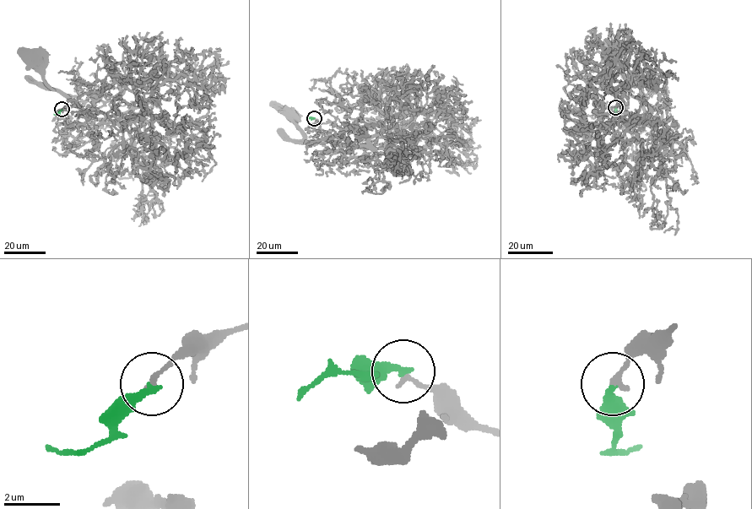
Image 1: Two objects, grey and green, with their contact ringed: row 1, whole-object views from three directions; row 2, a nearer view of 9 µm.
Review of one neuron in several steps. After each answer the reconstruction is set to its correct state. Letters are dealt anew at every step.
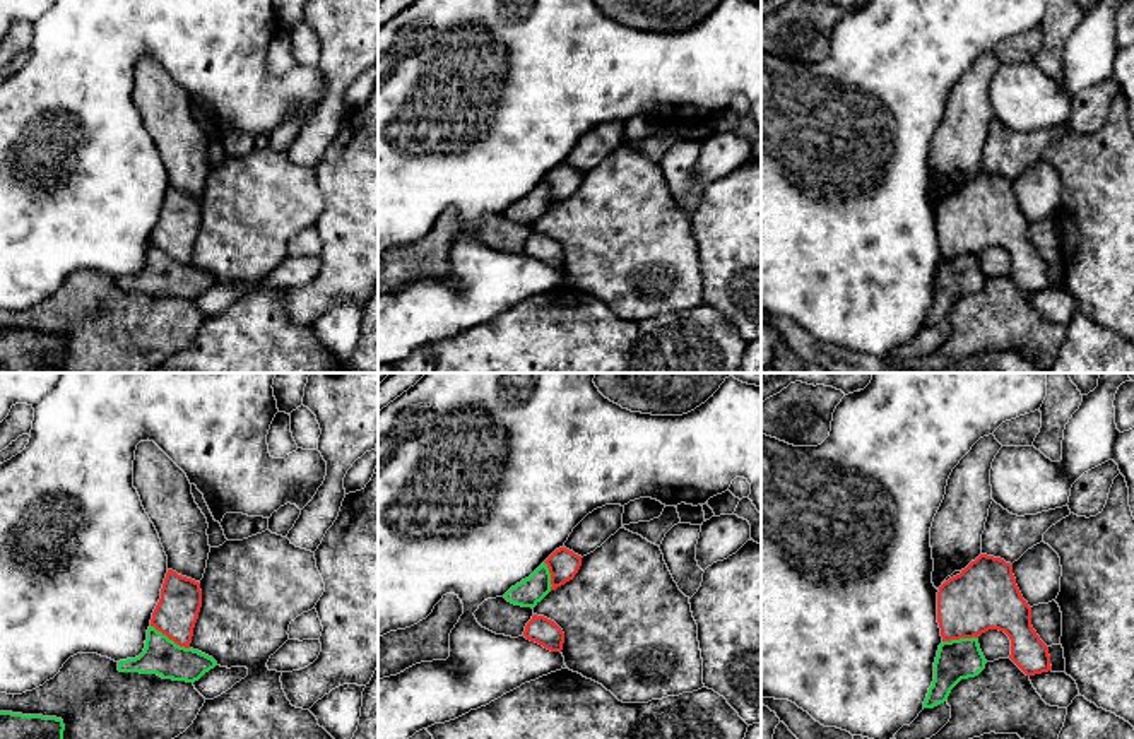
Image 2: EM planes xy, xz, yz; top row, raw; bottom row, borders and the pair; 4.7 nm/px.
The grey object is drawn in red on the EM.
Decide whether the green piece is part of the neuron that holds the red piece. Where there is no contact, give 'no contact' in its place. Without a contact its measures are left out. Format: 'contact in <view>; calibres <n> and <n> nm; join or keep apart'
contact in xy; calibres 200 and 180 nm; keep apart

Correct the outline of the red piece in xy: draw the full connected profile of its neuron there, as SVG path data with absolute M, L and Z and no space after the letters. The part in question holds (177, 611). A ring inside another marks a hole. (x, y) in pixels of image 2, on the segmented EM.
M168 570L151 626L176 645L190 648L200 607L200 583Z

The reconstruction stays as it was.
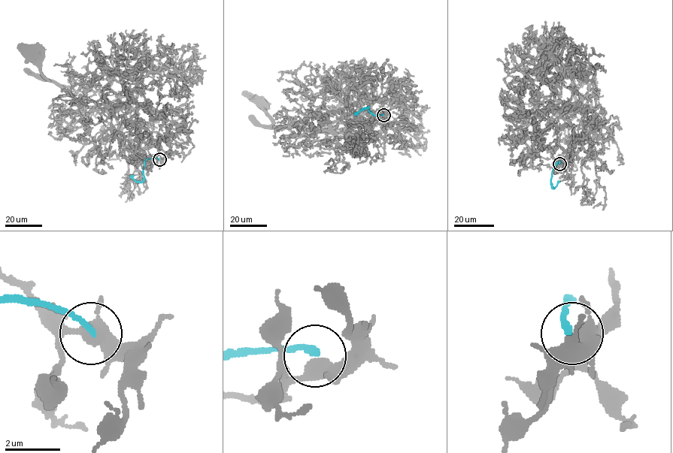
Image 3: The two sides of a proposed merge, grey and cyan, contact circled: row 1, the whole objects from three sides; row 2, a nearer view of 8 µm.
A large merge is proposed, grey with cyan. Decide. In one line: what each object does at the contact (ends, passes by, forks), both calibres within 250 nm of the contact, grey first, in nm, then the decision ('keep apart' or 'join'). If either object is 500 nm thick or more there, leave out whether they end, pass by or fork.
grey forks; cyan ends; calibres 400 and 180 nm; keep apart

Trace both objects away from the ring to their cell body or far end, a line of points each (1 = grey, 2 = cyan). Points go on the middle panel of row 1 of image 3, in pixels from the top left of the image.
1: (383, 115), (370, 124), (353, 125), (344, 137), (338, 137), (325, 131), (274, 126), (260, 101)
2: (383, 115), (374, 115), (368, 107), (354, 114)

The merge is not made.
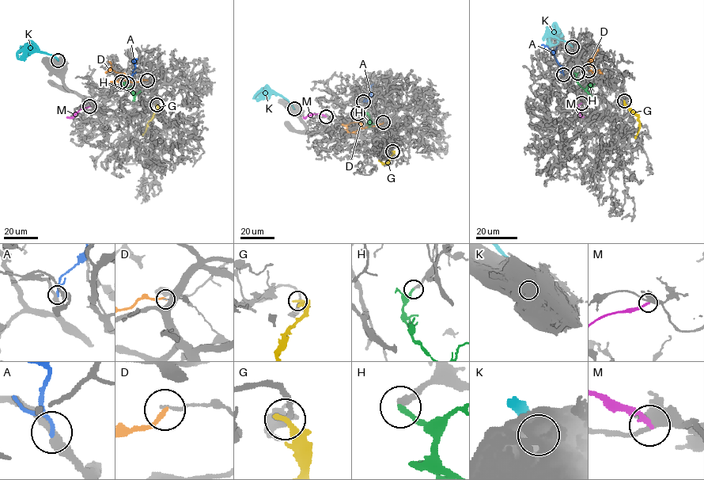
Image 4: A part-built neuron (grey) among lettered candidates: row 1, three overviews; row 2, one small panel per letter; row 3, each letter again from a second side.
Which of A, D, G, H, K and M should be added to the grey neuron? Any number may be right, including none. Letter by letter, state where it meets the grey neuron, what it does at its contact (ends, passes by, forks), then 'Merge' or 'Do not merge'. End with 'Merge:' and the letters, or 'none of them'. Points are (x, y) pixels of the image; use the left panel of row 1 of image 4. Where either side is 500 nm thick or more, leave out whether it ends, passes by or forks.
A: Touches grey at (127, 83). It ends there. Do not merge
D: Touches grey at (147, 80). It ends there. Do not merge
G: Touches grey at (157, 104). It ends there. Do not merge
H: Touches grey at (121, 81). It ends there. Merge
K: Touches grey at (58, 60). Do not merge
M: Touches grey at (89, 106). It ends there. Do not merge
Merge: H

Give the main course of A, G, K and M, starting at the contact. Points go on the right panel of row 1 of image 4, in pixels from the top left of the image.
A: (563, 74), (563, 69), (554, 54), (541, 45)
G: (623, 100), (637, 116), (639, 127), (635, 139)
K: (572, 47), (550, 36), (550, 42), (554, 44), (558, 42)
M: (581, 103), (578, 104), (578, 112), (581, 116)

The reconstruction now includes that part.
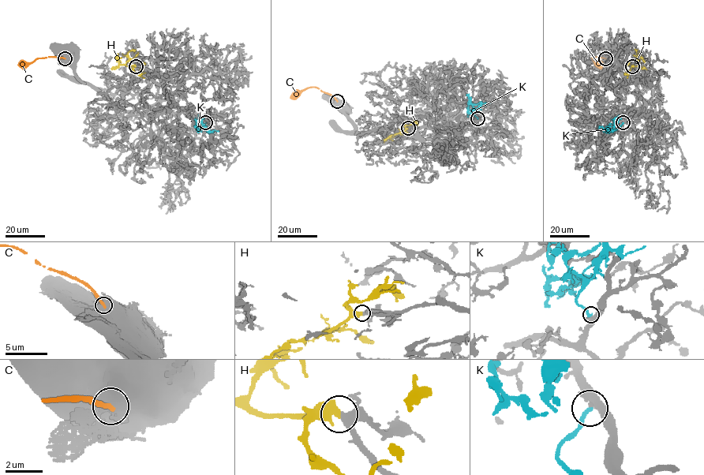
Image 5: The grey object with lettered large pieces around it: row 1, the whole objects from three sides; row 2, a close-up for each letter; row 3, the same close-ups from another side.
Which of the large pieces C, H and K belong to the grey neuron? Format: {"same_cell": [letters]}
{"same_cell": ["H"]}

